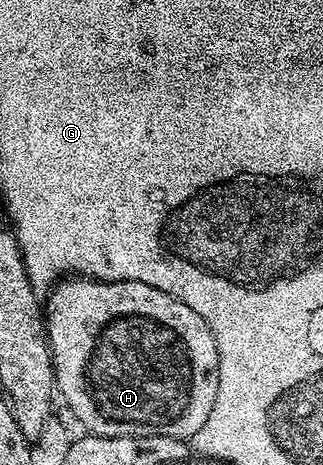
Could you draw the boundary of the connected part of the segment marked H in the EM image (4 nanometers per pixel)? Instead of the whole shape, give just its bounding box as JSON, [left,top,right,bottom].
[45,278,219,441]

